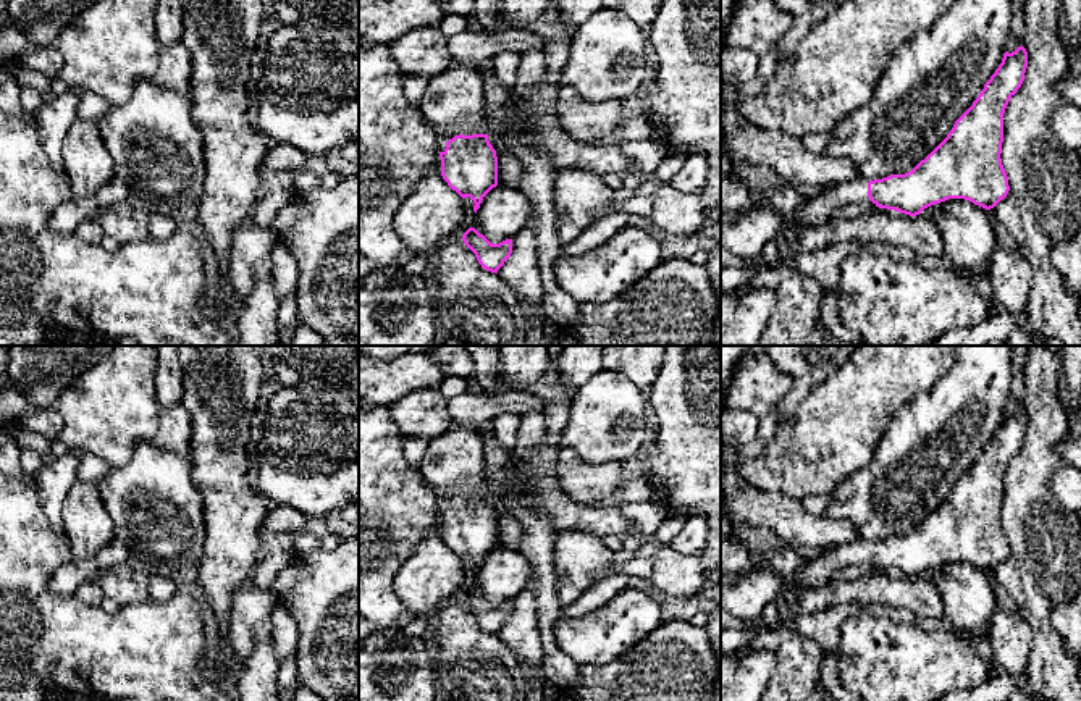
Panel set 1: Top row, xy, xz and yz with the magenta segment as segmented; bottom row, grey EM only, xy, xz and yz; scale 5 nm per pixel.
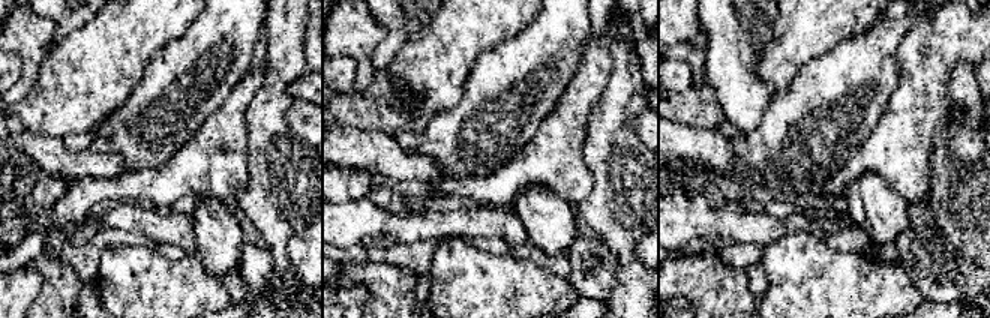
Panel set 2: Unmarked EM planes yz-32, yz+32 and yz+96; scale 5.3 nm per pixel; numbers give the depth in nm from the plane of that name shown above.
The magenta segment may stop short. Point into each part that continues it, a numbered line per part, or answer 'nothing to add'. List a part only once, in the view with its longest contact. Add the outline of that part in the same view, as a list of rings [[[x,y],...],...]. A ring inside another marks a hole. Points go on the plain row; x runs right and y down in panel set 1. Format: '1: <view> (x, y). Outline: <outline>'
1: xz (453, 465). Outline: [[[454,425],[428,441],[417,472],[438,501],[491,494],[482,439],[478,428]]]

